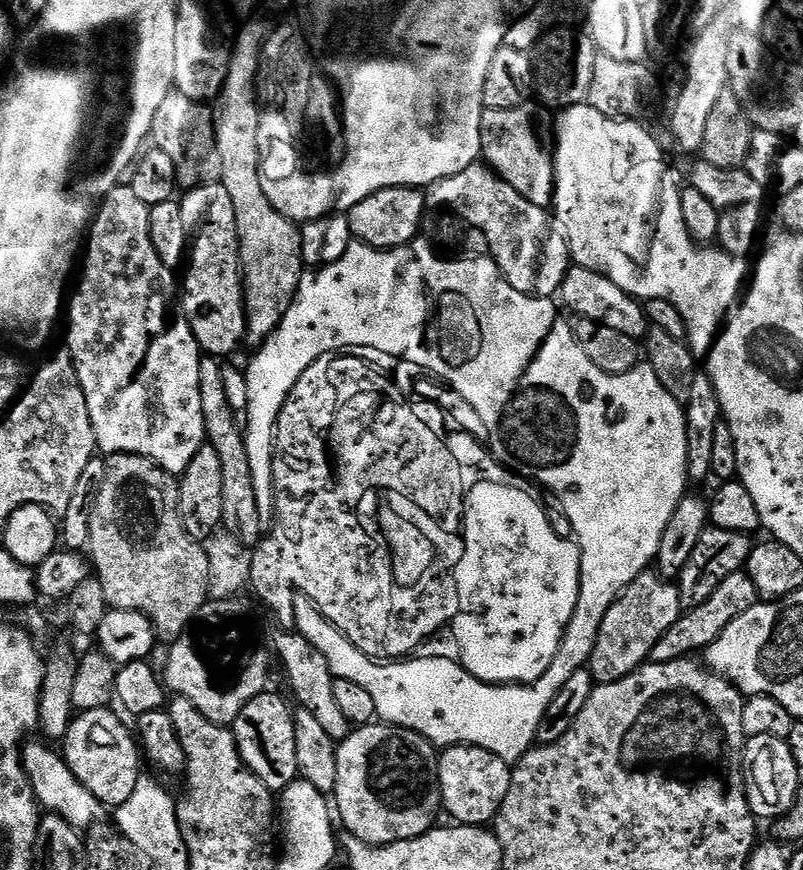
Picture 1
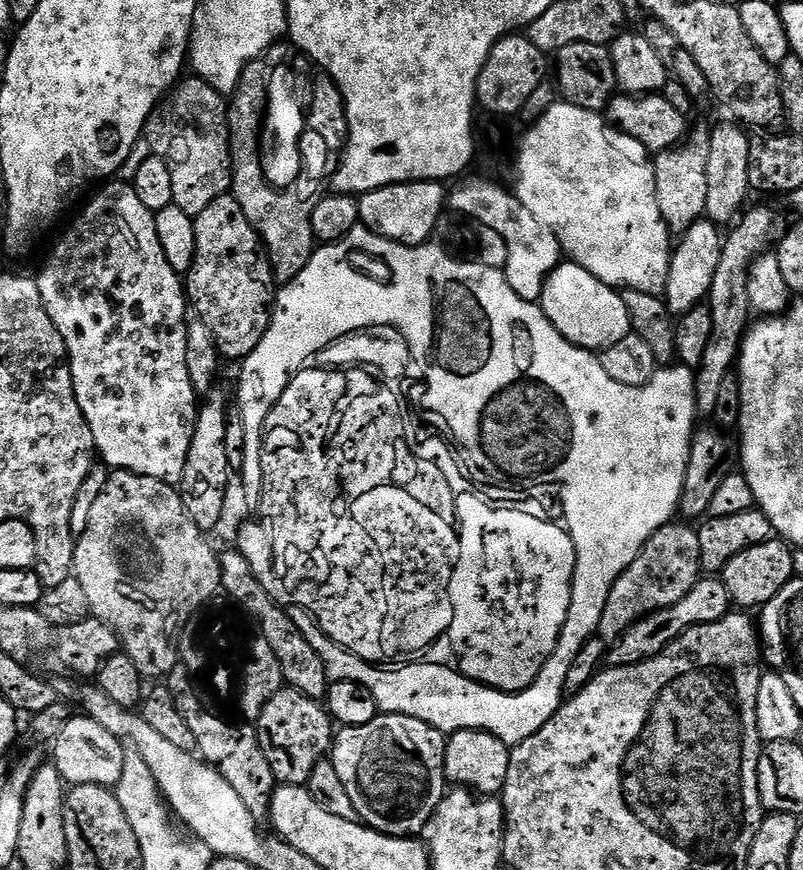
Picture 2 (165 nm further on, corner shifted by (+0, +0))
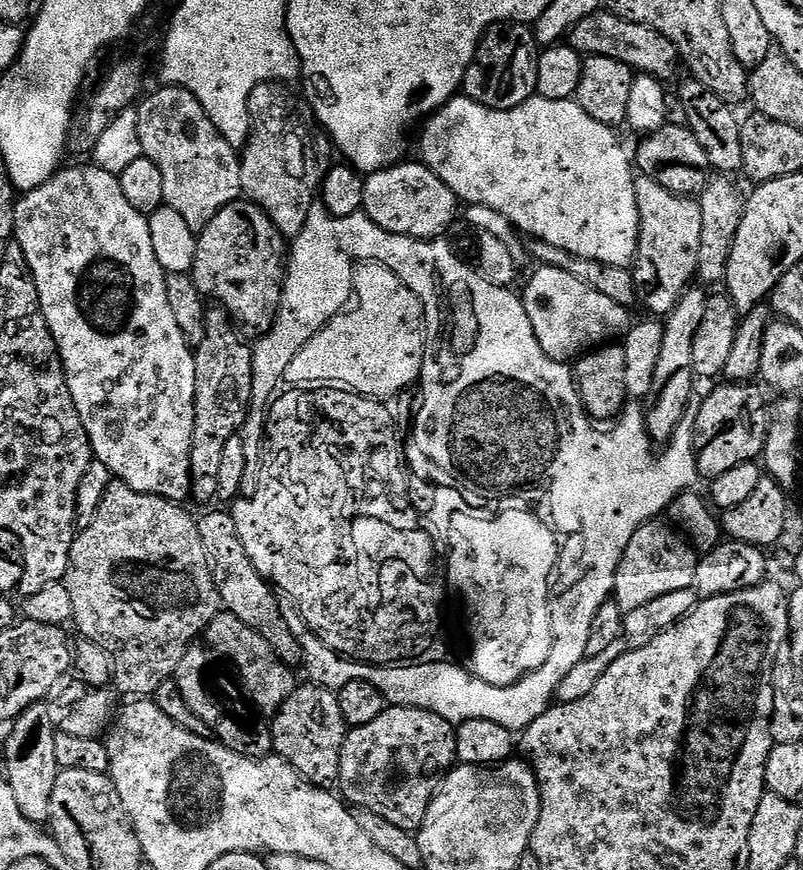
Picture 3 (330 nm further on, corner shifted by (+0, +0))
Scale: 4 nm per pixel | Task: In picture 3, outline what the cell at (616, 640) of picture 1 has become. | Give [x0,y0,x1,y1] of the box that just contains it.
[611,518,700,613]

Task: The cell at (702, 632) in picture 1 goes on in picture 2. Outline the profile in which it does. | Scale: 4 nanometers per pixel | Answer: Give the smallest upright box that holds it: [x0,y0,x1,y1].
[607,578,733,667]

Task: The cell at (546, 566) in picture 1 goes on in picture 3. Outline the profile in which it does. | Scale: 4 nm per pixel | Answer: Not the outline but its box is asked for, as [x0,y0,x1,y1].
[446,515,556,688]

